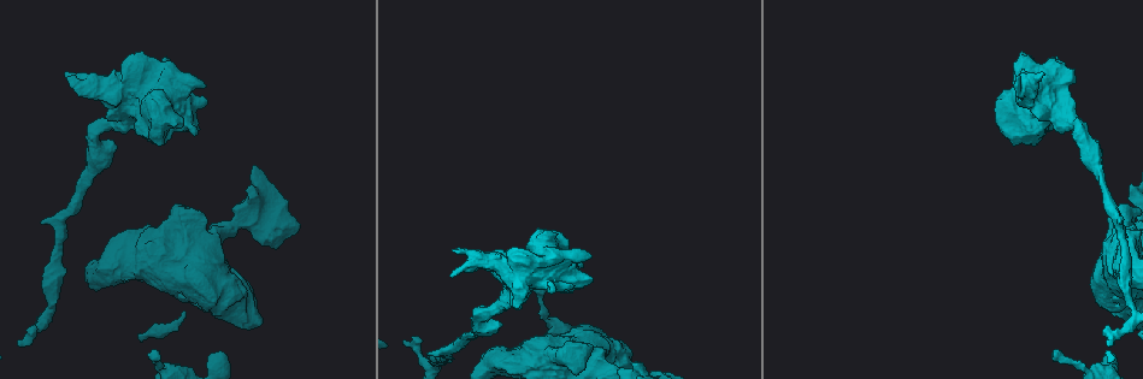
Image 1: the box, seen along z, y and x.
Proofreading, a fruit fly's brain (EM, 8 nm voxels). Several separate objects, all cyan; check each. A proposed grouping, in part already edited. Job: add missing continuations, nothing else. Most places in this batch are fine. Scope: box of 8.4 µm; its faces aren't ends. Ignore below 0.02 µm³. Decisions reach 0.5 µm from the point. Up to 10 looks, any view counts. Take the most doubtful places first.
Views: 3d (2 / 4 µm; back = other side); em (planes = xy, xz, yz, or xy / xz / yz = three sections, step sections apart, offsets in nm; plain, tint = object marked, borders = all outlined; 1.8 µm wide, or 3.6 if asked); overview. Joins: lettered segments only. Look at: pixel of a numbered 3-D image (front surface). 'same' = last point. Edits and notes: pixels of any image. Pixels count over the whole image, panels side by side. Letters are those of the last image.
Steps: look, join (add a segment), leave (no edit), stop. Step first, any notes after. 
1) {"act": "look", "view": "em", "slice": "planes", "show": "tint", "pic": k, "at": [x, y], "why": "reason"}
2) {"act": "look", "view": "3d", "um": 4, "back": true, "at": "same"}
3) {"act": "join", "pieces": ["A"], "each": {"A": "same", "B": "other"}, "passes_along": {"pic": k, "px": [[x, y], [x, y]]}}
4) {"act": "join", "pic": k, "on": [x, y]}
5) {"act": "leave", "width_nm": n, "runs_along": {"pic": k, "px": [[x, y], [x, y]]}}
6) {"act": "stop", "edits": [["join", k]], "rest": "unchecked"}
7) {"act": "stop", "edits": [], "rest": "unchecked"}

{"act": "look", "view": "em", "slice": "planes", "show": "borders", "pic": 1, "at": [1104, 354], "why": "an open end"}

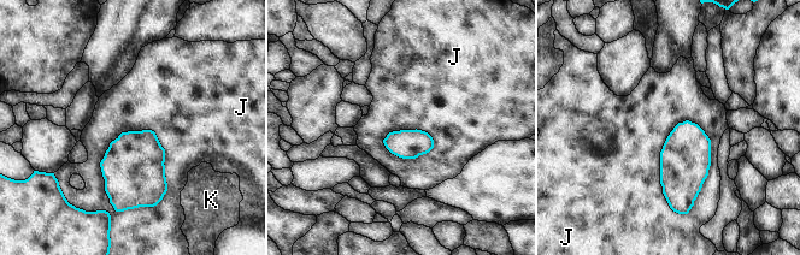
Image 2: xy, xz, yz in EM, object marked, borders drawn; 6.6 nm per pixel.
{"act": "leave", "longest_contact_nm": ["J", 600], "each": {"J": "other", "K": "other"}, "border": {"pic": 2, "px": [[151, 129], [100, 162], [113, 209]]}, "found": "no lettered segment goes on from it"}

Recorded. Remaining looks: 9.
{"act": "look", "view": "em", "slice": "yz", "step": 16, "show": "borders", "pic": 1, "at": [1107, 345], "why": "free end"}

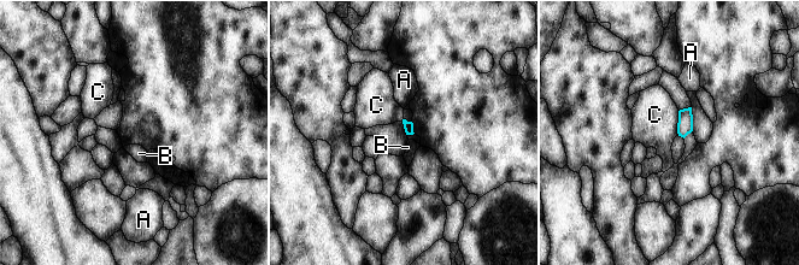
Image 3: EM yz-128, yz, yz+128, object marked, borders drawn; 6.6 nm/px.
{"act": "look", "view": "em", "slice": "planes", "show": "borders", "at": "same", "why": "another direction"}

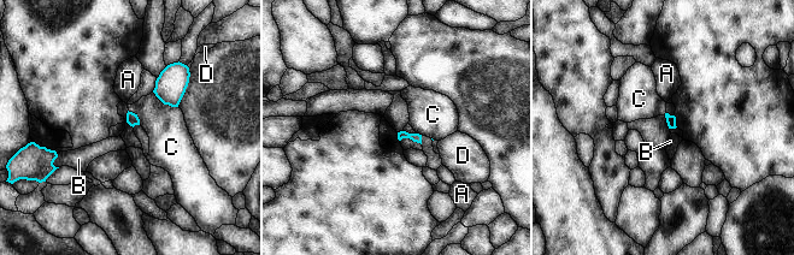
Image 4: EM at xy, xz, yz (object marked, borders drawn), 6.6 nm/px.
{"act": "leave", "longest_contact_nm": ["C", 200], "each": {"A": "other", "B": "other", "C": "other", "D": "other"}, "found": "no lettered segment goes on from it"}

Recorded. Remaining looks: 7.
{"act": "look", "view": "3d", "um": 2, "pic": 1, "at": [535, 291], "why": "thin end"}

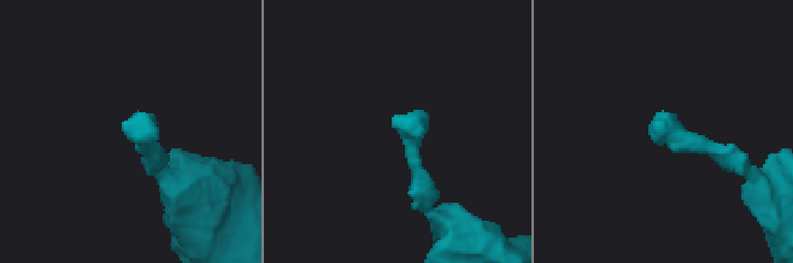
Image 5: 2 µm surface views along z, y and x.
{"act": "look", "view": "em", "slice": "yz", "step": 4, "show": "borders", "pic": 5, "at": [393, 119]}

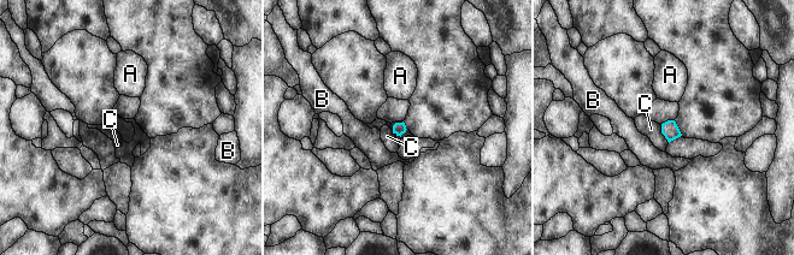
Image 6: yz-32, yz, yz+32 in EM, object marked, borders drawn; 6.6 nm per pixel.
{"act": "look", "view": "em", "slice": "xy", "step": 8, "show": "borders", "at": "same", "why": "cut it another way"}

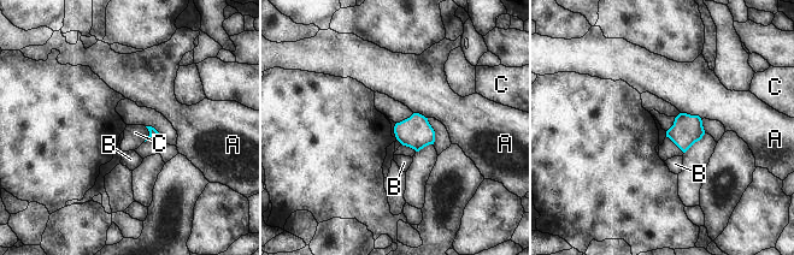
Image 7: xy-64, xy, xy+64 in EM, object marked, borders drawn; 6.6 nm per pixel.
{"act": "leave", "longest_contact_nm": ["A", 150], "each": {"A": "other", "B": "other", "C": "other"}, "found": "none of them fits"}

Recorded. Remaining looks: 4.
{"act": "look", "view": "em", "slice": "xz", "step": 16, "show": "borders", "pic": 1, "at": [69, 80], "why": "thick end"}

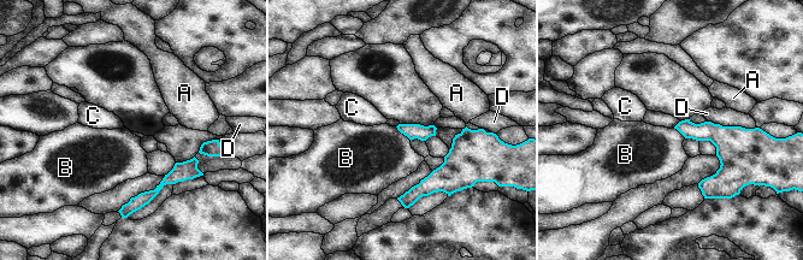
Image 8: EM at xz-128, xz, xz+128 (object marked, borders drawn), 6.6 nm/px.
{"act": "leave", "each": {"A": "other", "B": "other", "C": "other", "D": "other"}, "border": {"pic": 8, "px": [[395, 126], [411, 140]]}, "found": "no lettered segment goes on from it"}

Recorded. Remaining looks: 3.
{"act": "stop", "edits": [], "rest": "unchecked"}

